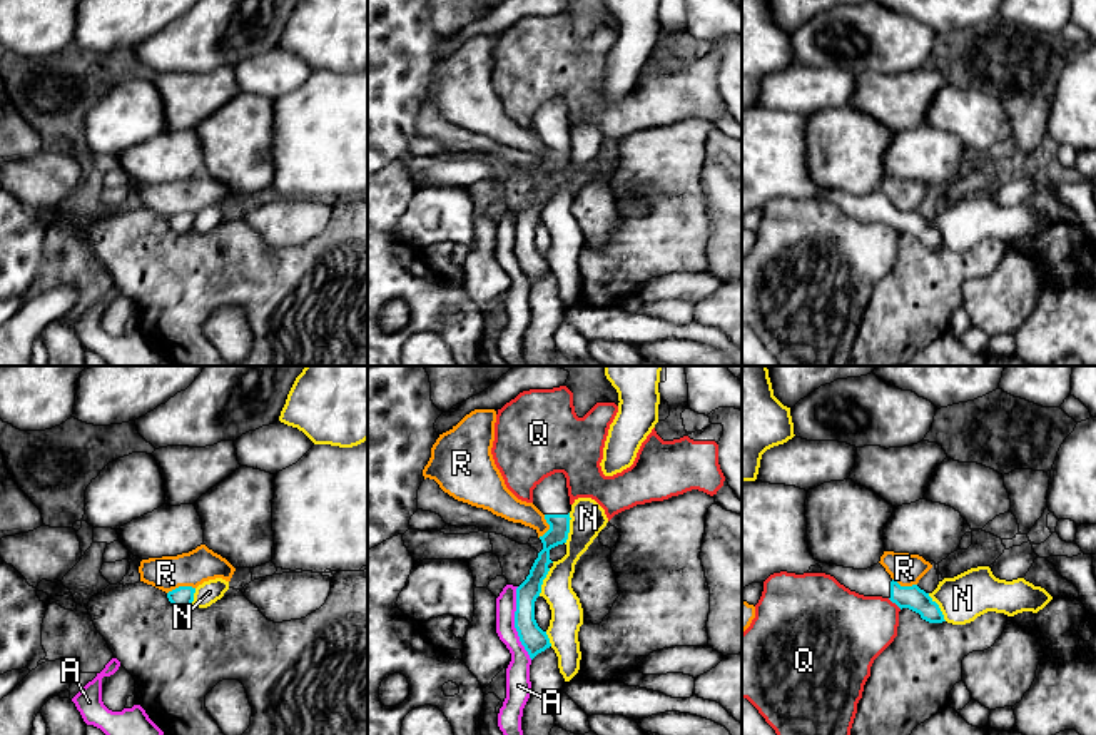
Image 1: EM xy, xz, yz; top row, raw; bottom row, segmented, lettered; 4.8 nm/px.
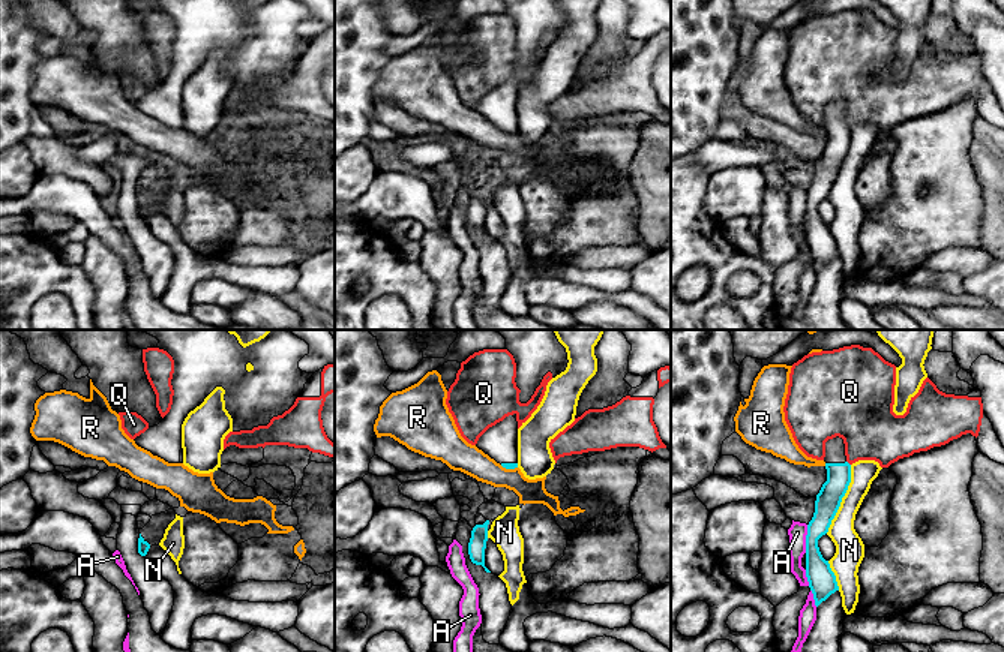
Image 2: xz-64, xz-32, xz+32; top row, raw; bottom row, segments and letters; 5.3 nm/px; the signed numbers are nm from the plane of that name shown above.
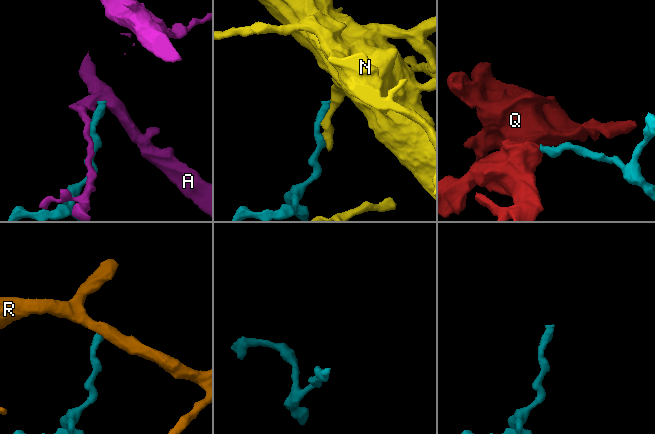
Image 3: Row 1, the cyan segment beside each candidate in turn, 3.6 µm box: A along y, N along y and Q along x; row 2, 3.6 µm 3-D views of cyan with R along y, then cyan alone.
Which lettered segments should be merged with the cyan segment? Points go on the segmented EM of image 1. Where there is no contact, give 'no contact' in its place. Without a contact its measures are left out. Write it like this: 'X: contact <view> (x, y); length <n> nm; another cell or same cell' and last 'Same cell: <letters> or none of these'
A: contact xz (515, 623); length 360 nm; another cell
N: contact xz (568, 528); length 150 nm; another cell
Q: contact yz (894, 602); length 90 nm; another cell
R: contact xy (181, 587); length 140 nm; another cell
Same cell: none of these

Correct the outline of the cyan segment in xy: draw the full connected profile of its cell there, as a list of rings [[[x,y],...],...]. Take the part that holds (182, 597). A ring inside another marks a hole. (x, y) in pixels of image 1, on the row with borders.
[[[179,586],[167,593],[169,601],[174,608],[184,610],[192,605],[195,588],[192,586]]]

